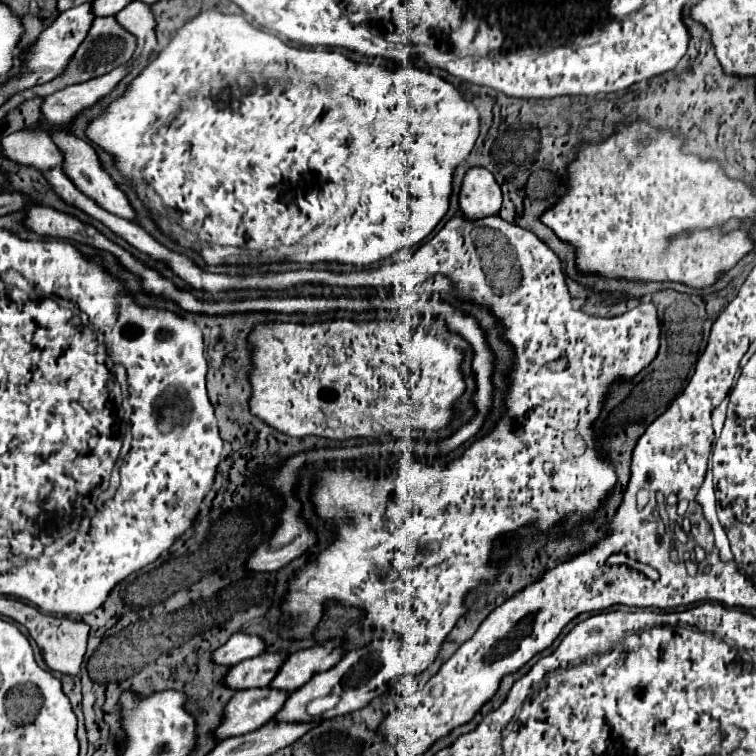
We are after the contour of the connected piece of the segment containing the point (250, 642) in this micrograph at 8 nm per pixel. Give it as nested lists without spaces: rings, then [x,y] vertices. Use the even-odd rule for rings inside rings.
[[[236,632],[230,636],[230,640],[220,646],[218,650],[212,652],[212,660],[218,662],[220,666],[234,666],[242,660],[254,658],[258,654],[264,652],[264,642],[258,636],[250,636],[250,634],[242,634]]]

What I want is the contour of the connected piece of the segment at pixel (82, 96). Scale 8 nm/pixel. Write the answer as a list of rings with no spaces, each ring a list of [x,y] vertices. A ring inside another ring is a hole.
[[[130,62],[124,66],[118,66],[116,70],[104,74],[100,78],[92,78],[88,82],[66,86],[64,90],[58,90],[56,94],[46,96],[44,102],[40,104],[42,116],[50,124],[56,124],[56,126],[68,124],[78,112],[92,106],[98,98],[106,96],[126,76],[128,66],[130,66]]]

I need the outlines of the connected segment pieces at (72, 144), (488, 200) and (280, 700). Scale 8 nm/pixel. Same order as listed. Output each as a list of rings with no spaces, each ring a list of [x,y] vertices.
[[[58,130],[58,132],[54,134],[54,142],[56,142],[58,150],[60,150],[62,156],[64,156],[64,162],[62,162],[64,174],[72,180],[74,186],[78,186],[78,190],[80,190],[82,194],[86,194],[88,198],[92,198],[100,208],[104,208],[104,210],[120,216],[120,218],[134,220],[134,210],[132,210],[126,194],[124,194],[122,190],[118,190],[118,186],[116,186],[116,184],[110,180],[110,176],[102,170],[100,160],[98,160],[98,156],[96,156],[96,150],[92,148],[92,144],[90,144],[88,140],[78,140],[78,138],[74,138],[72,134],[68,134],[68,132],[64,132],[64,130]]]
[[[470,168],[460,190],[460,210],[466,220],[480,220],[498,214],[502,192],[494,176],[484,168]]]
[[[252,688],[242,690],[232,696],[232,702],[224,708],[224,722],[212,732],[216,742],[226,740],[230,736],[240,736],[244,732],[254,732],[270,722],[276,710],[282,708],[286,702],[288,692],[282,690],[268,690],[268,688]]]

